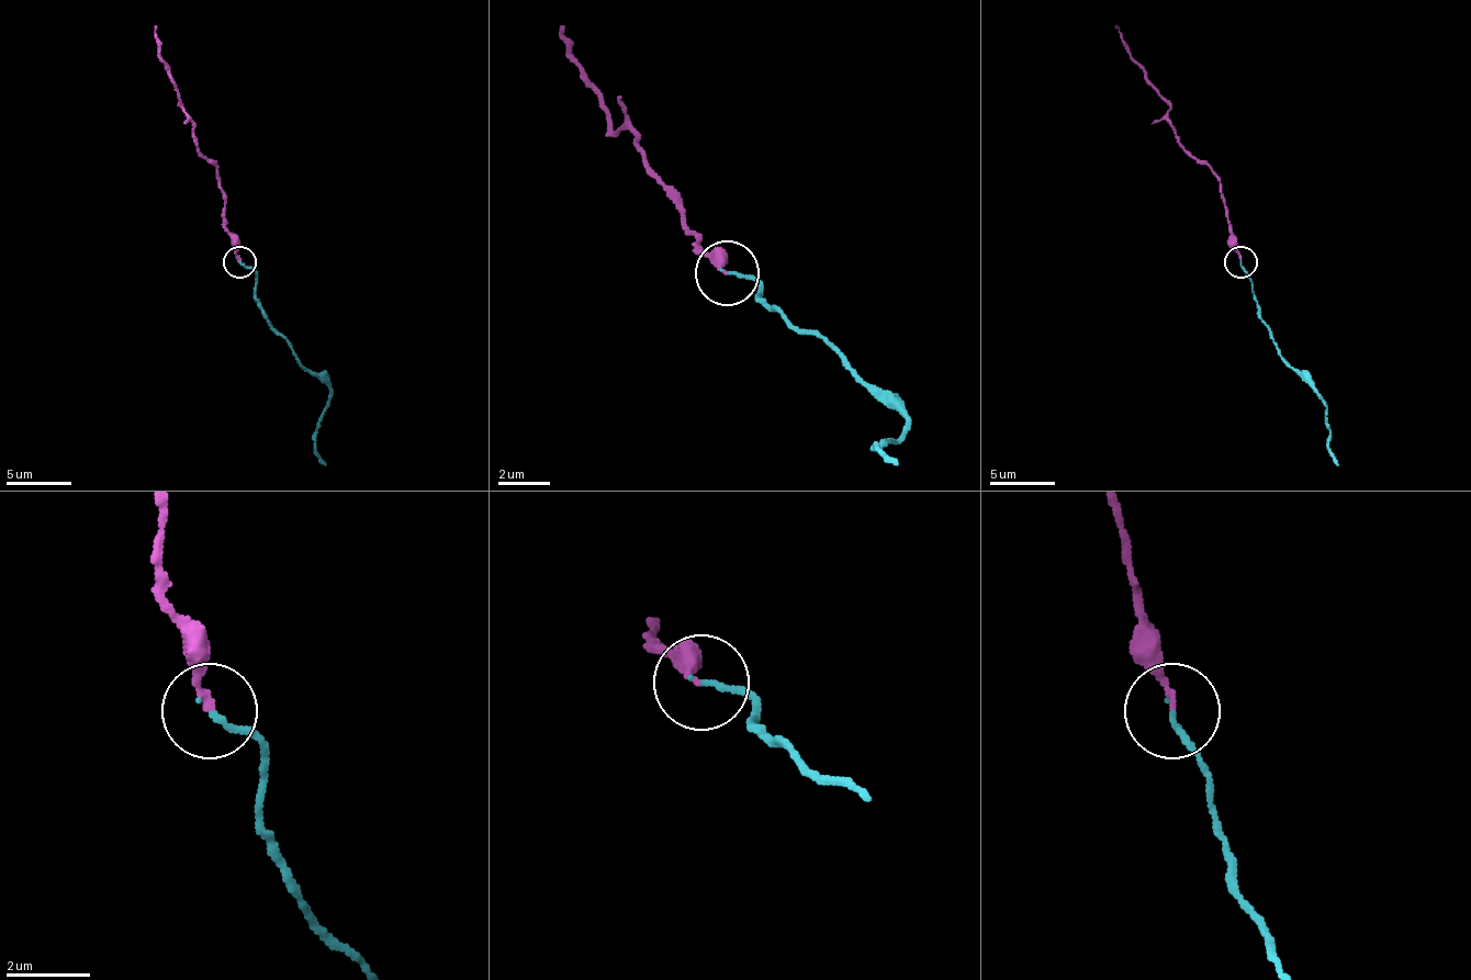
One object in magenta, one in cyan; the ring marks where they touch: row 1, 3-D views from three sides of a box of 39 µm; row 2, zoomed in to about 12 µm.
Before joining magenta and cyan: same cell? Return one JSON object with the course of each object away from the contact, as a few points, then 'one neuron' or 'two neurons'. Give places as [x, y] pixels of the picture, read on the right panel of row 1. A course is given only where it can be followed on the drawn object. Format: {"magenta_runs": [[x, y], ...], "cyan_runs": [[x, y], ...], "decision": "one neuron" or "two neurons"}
{"magenta_runs": [[1239, 261], [1221, 180], [1178, 141], [1168, 114], [1168, 101], [1116, 26]], "cyan_runs": [[1239, 261], [1259, 319], [1279, 356], [1324, 404], [1331, 430], [1327, 452], [1337, 465]], "decision": "one neuron"}

